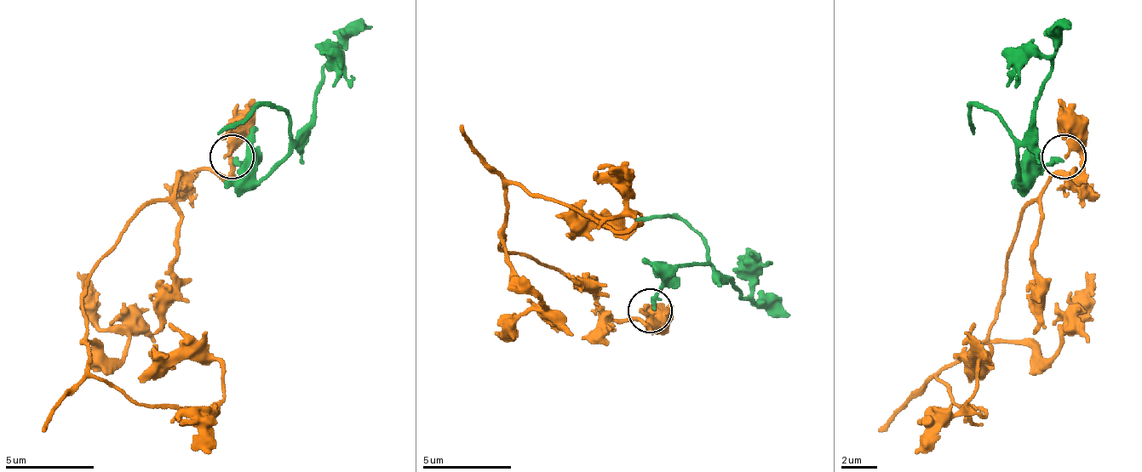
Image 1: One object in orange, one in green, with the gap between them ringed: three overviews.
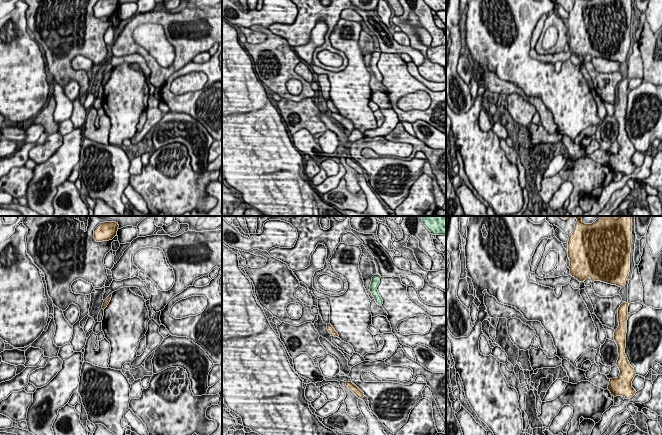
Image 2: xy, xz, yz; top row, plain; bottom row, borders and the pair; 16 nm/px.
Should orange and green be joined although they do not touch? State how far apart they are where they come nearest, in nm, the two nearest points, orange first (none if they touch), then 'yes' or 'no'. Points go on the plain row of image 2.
800 nm | xz (337, 109), (376, 78) | yes

